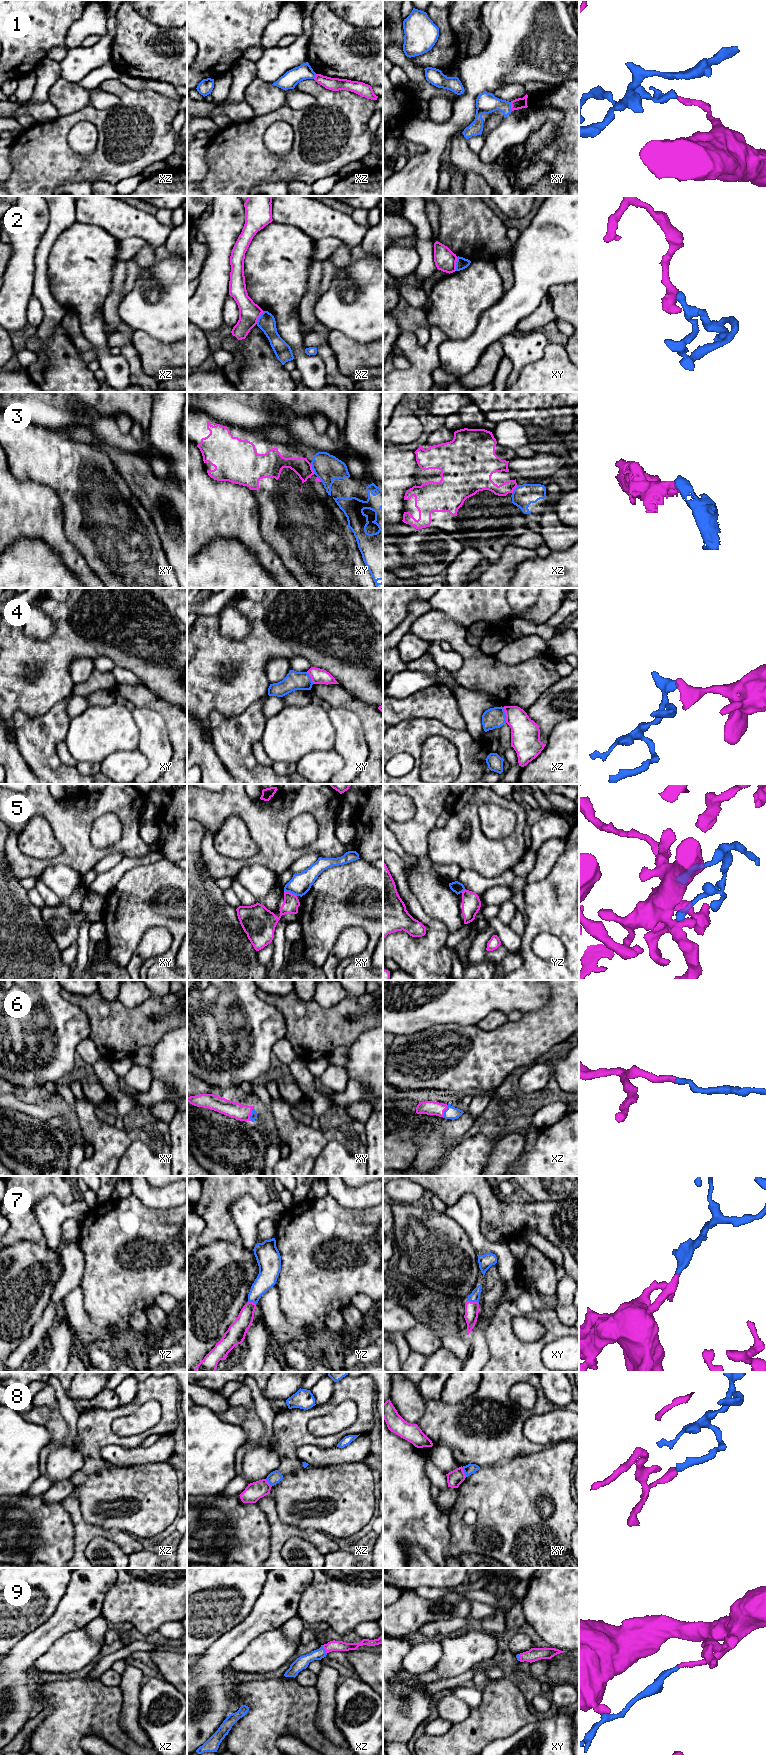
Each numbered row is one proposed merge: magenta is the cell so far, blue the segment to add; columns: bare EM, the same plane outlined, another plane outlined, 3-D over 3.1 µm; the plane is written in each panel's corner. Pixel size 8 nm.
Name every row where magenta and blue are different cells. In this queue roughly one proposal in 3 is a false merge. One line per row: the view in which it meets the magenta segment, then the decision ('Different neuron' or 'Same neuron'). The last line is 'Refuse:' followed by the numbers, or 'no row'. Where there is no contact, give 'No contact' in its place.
1: Touches magenta in xy. Different neuron
2: Touches magenta in xy. Different neuron
3: Touches magenta in xy. Different neuron
4: Touches magenta in xz. Different neuron
5: Touches magenta in xy. Different neuron
6: Touches magenta in xy. Same neuron
7: Touches magenta in xy. Same neuron
8: Touches magenta in xy. Different neuron
9: Touches magenta in xz. Same neuron
Refuse: 1, 2, 3, 4, 5, 8

